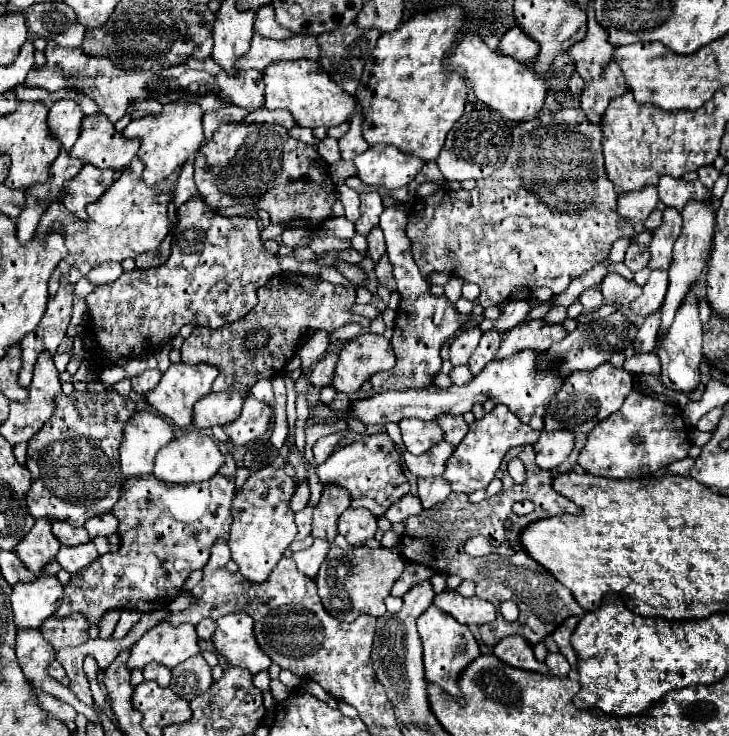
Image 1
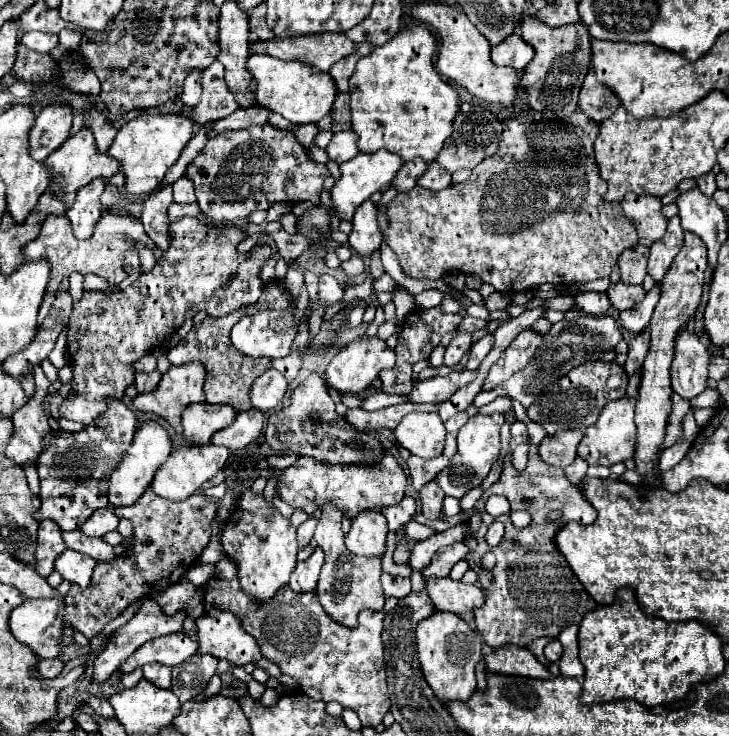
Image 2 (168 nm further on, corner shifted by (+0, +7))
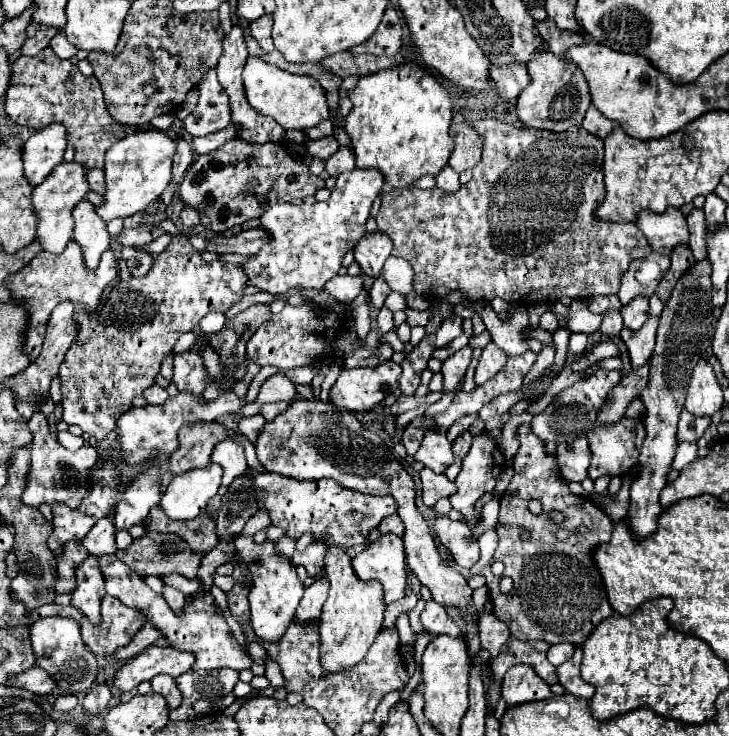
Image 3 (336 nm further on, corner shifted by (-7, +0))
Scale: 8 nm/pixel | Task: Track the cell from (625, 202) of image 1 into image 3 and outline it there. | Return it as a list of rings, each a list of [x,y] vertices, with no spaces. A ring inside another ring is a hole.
[[[669,208],[665,214],[651,214],[643,210],[639,214],[637,226],[649,240],[653,252],[671,254],[677,246],[689,244],[689,230],[687,220],[681,210]]]

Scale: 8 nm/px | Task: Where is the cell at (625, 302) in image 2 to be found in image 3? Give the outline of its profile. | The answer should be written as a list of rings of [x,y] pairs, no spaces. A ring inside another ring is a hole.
[[[643,296],[633,298],[627,306],[621,308],[621,316],[625,320],[625,328],[629,328],[633,332],[639,330],[645,324],[645,320],[649,318],[649,300]]]

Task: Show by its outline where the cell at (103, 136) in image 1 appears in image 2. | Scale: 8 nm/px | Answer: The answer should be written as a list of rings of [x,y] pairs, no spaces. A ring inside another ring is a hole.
[[[82,127],[80,133],[72,135],[66,143],[62,143],[60,149],[56,149],[52,155],[48,155],[46,165],[52,169],[52,177],[58,179],[58,185],[64,185],[64,187],[58,187],[56,193],[64,201],[66,209],[72,205],[72,199],[76,197],[76,191],[82,185],[88,185],[96,177],[110,179],[112,175],[116,175],[120,171],[120,163],[116,163],[116,159],[108,159],[108,153],[96,151],[96,141],[94,141],[92,131],[88,131],[88,127]]]

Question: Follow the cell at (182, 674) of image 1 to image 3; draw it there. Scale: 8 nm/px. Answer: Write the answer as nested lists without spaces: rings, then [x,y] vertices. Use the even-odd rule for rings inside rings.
[[[219,668],[219,670],[199,670],[199,672],[185,672],[179,676],[177,686],[183,694],[183,702],[179,708],[175,708],[169,718],[171,720],[189,720],[195,716],[193,702],[197,700],[219,700],[233,692],[235,684],[239,682],[239,672],[231,668]]]

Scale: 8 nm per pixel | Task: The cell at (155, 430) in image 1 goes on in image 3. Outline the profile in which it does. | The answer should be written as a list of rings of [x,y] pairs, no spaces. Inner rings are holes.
[[[149,466],[139,474],[139,478],[127,486],[123,498],[115,506],[115,528],[129,530],[135,524],[141,524],[153,506],[159,504],[161,488],[159,488],[159,474],[157,466]]]

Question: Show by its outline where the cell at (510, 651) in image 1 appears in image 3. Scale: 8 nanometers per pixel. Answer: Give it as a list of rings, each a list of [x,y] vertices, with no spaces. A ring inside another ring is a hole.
[[[513,666],[507,670],[503,678],[503,700],[507,702],[507,708],[525,704],[525,702],[535,702],[535,700],[549,700],[553,698],[551,688],[547,682],[543,682],[531,666]]]

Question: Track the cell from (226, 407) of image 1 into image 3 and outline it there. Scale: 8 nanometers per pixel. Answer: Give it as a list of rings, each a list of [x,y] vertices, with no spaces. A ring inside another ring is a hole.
[[[217,422],[185,426],[179,432],[179,448],[169,456],[169,472],[173,476],[185,474],[193,468],[205,468],[217,442],[225,438],[225,428]]]

